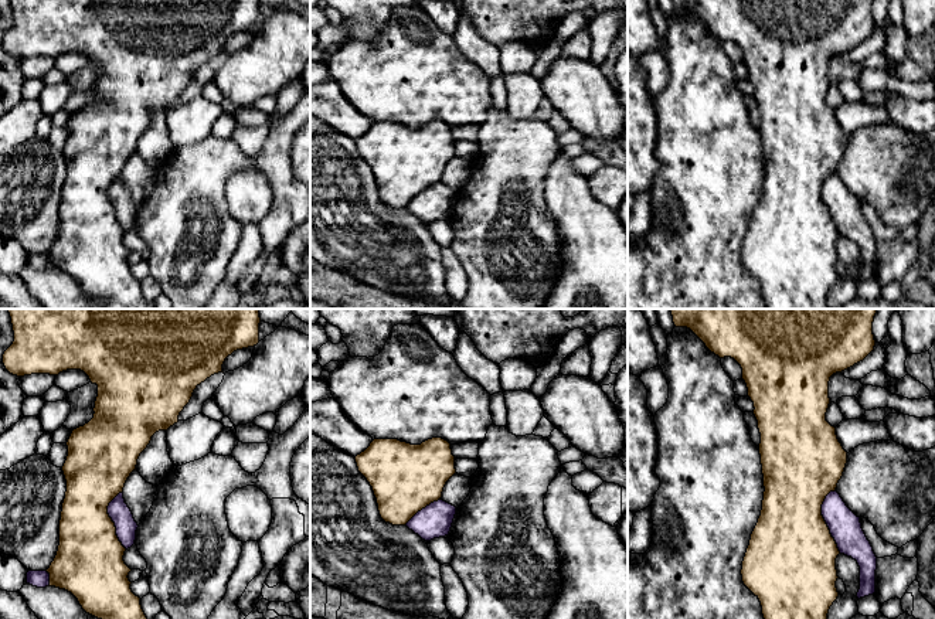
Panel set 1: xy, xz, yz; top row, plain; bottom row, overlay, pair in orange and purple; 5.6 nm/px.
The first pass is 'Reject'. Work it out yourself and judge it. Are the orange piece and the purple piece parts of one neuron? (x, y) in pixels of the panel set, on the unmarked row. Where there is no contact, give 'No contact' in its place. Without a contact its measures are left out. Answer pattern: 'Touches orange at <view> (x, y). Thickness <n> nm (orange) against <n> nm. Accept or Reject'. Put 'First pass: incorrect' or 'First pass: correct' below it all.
Touches orange at yz (823, 203). Thickness 480 nm (orange) against 180 nm. Accept
First pass: incorrect

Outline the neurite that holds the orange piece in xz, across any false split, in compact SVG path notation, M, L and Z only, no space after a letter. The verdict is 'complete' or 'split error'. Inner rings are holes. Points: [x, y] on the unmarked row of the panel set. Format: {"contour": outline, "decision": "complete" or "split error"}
{"contour": "M432 120L421 127L411 127L398 122L374 122L354 142L358 154L373 170L380 198L385 205L407 208L425 224L449 217L456 190L441 180L446 164L456 156L456 152L448 123Z", "decision": "split error"}

